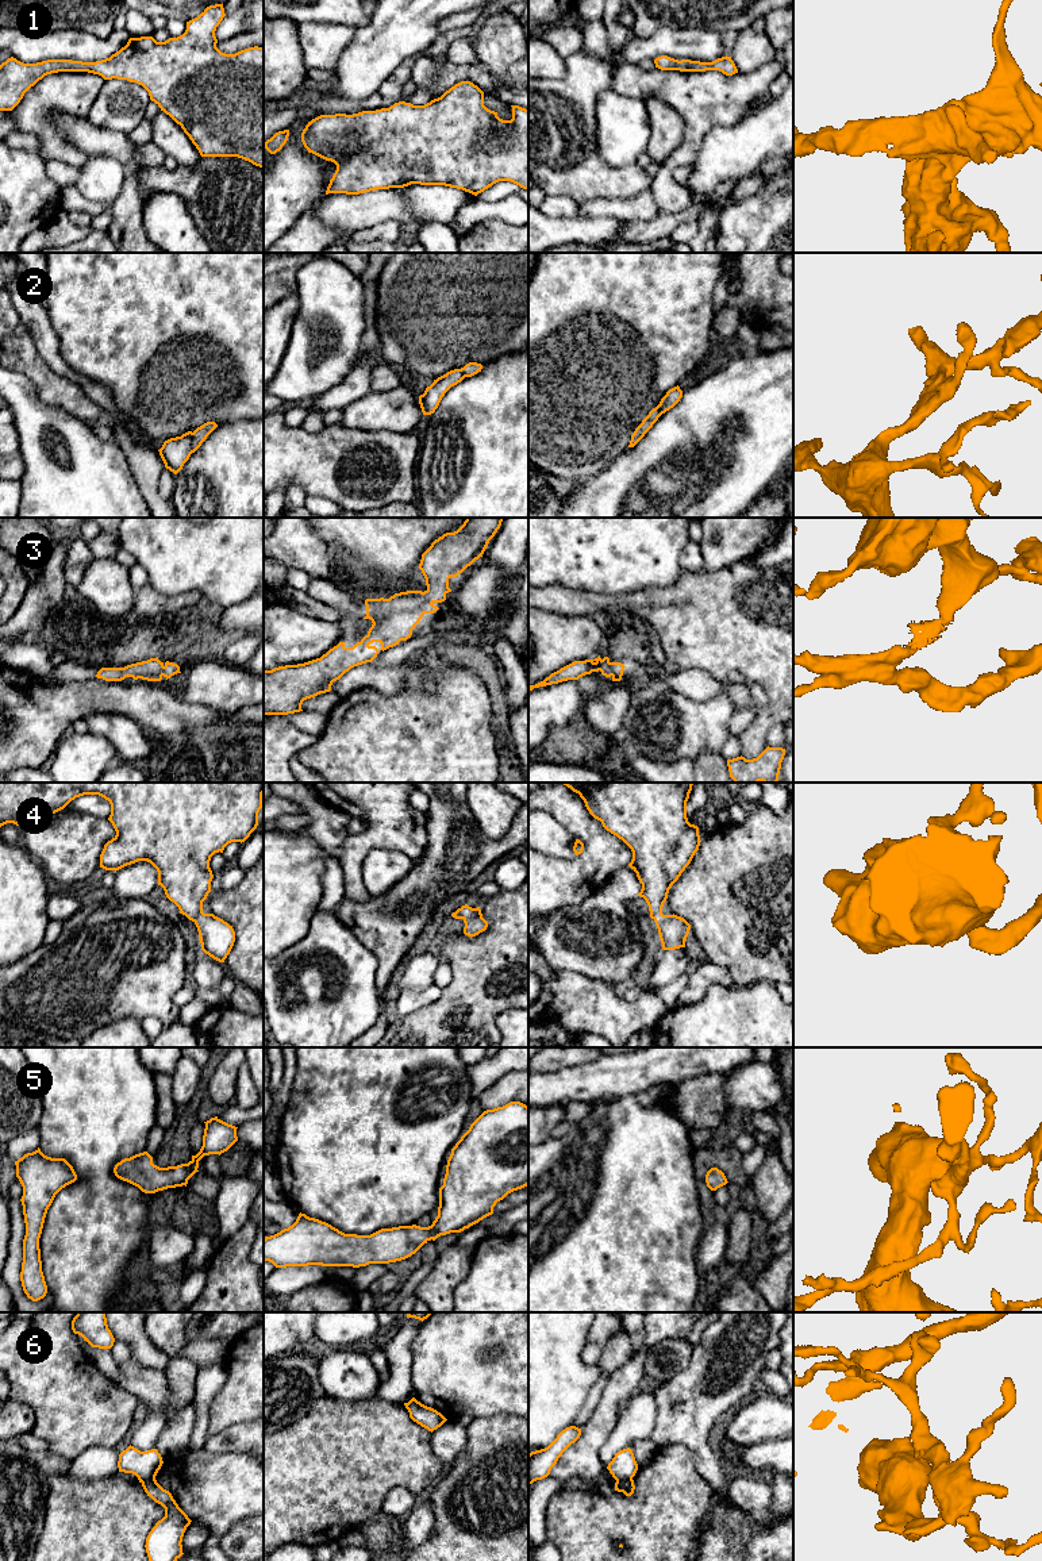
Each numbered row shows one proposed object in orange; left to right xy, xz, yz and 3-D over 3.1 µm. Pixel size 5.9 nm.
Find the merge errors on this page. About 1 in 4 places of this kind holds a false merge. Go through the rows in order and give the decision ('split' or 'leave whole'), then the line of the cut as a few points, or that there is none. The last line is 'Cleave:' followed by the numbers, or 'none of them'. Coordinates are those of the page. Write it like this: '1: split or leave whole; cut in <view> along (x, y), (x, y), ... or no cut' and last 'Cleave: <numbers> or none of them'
1: leave whole; no cut
2: leave whole; no cut
3: leave whole; no cut
4: leave whole; no cut
5: leave whole; no cut
6: split; cut in yz along (631, 1477), (616, 1481)
Cleave: 6

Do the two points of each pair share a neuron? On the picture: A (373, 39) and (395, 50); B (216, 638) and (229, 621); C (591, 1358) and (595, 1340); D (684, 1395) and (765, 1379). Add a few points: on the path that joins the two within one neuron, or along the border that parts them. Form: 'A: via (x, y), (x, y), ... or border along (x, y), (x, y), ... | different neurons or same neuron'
A: via (379, 45), (389, 45) | same neuron
B: via (220, 634), (229, 625) | same neuron
C: via (591, 1354), (595, 1344) | same neuron
D: border along (765, 1365), (758, 1383) | different neurons

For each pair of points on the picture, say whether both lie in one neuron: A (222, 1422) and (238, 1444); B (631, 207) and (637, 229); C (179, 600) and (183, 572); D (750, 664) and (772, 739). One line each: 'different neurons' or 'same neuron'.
A: different neurons
B: different neurons
C: different neurons
D: different neurons

